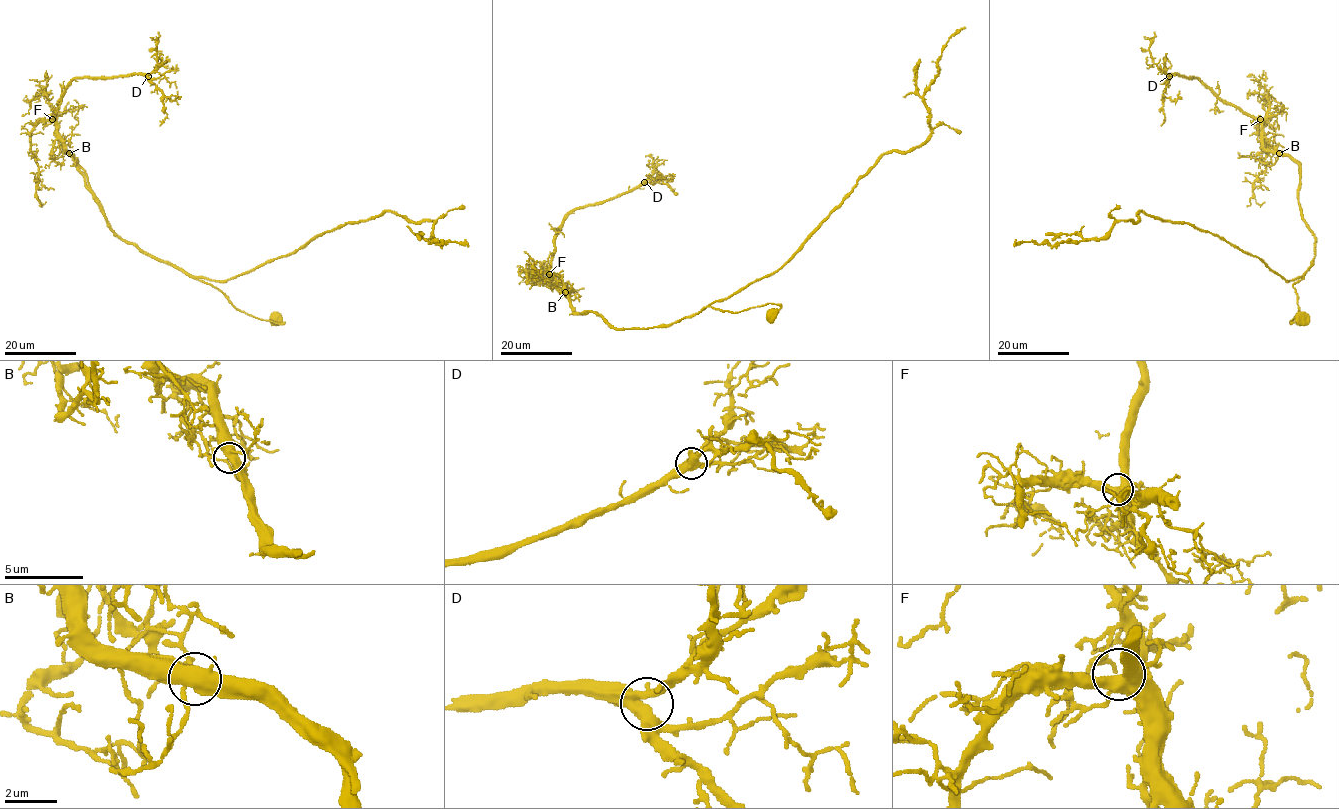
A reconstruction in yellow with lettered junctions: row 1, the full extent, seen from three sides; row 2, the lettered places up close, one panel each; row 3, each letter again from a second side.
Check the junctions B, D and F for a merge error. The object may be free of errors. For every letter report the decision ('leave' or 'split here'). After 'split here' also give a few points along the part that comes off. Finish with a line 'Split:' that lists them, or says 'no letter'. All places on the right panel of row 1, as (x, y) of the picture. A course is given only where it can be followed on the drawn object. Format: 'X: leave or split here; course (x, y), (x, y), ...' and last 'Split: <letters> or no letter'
B: leave
D: leave
F: leave
Split: no letter

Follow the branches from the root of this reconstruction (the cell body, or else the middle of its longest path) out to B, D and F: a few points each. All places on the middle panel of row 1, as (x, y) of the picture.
B: (771, 314), (780, 307), (734, 313), (706, 307), (668, 325), (615, 328), (596, 312), (575, 313), (565, 292)
D: (771, 314), (780, 307), (706, 307), (668, 325), (615, 328), (575, 313), (551, 273), (557, 228), (644, 182)
F: (771, 314), (780, 307), (706, 307), (668, 325), (615, 328), (596, 312), (575, 313), (562, 279), (549, 274)

